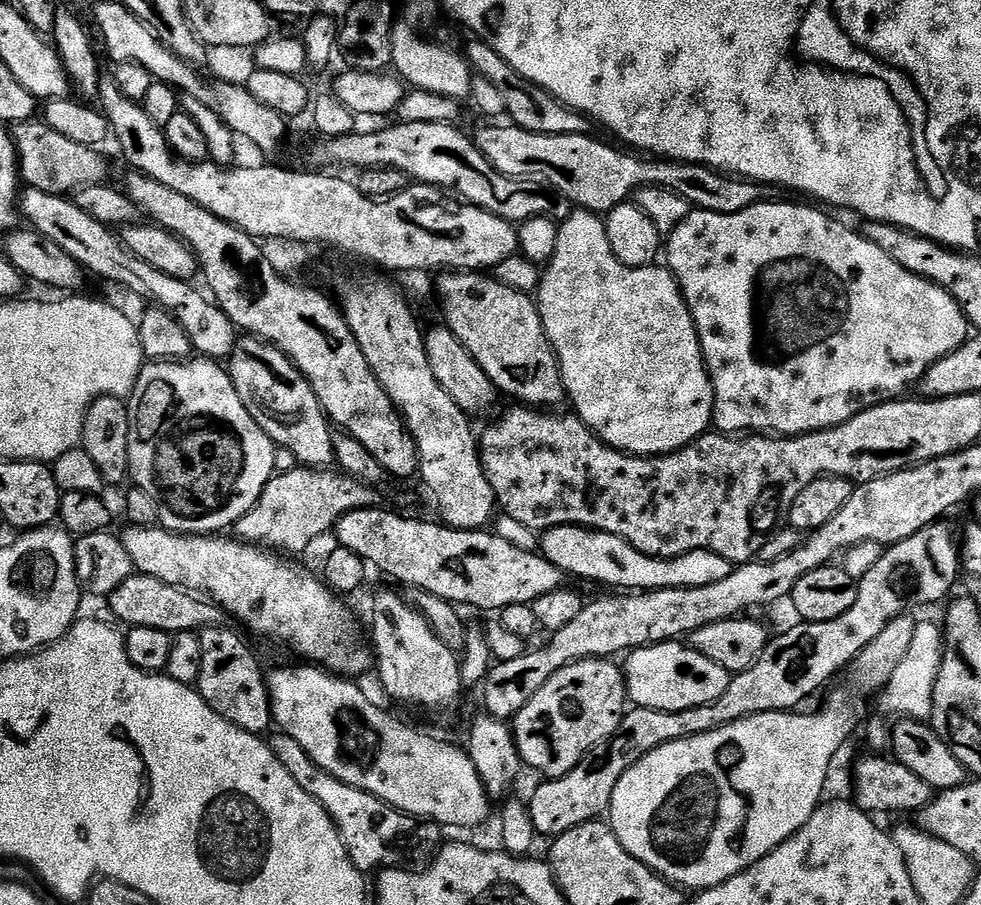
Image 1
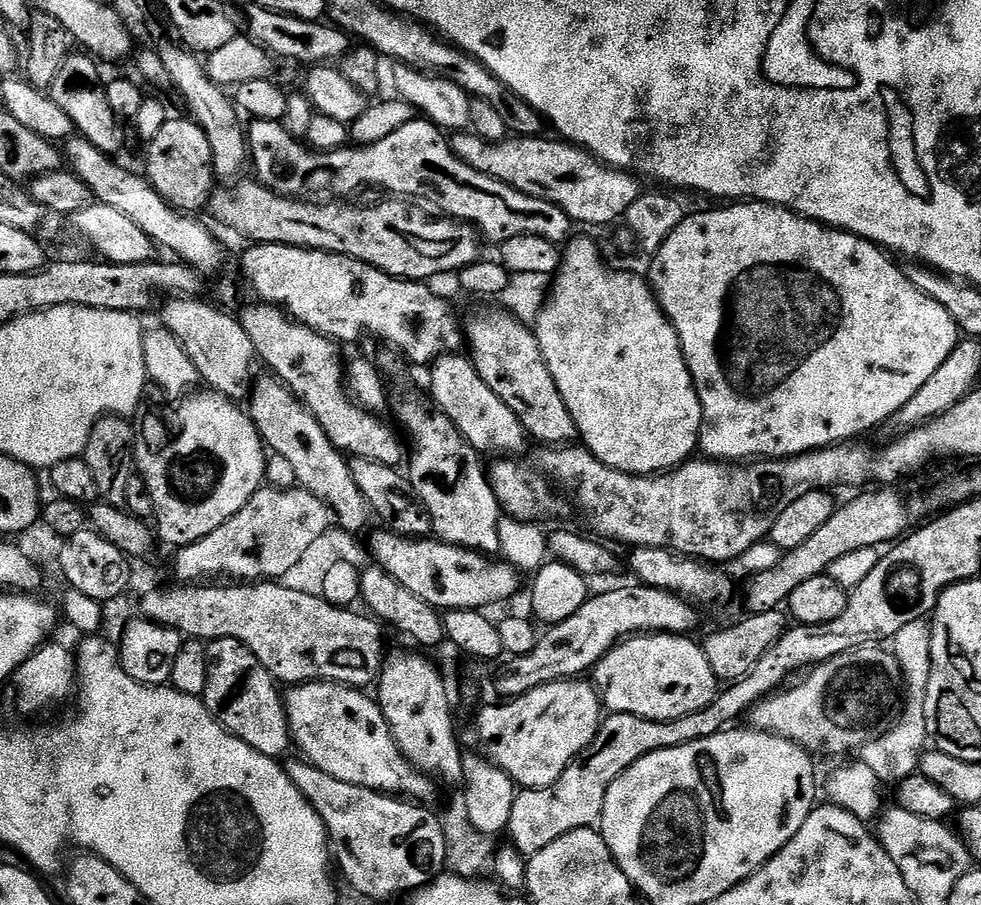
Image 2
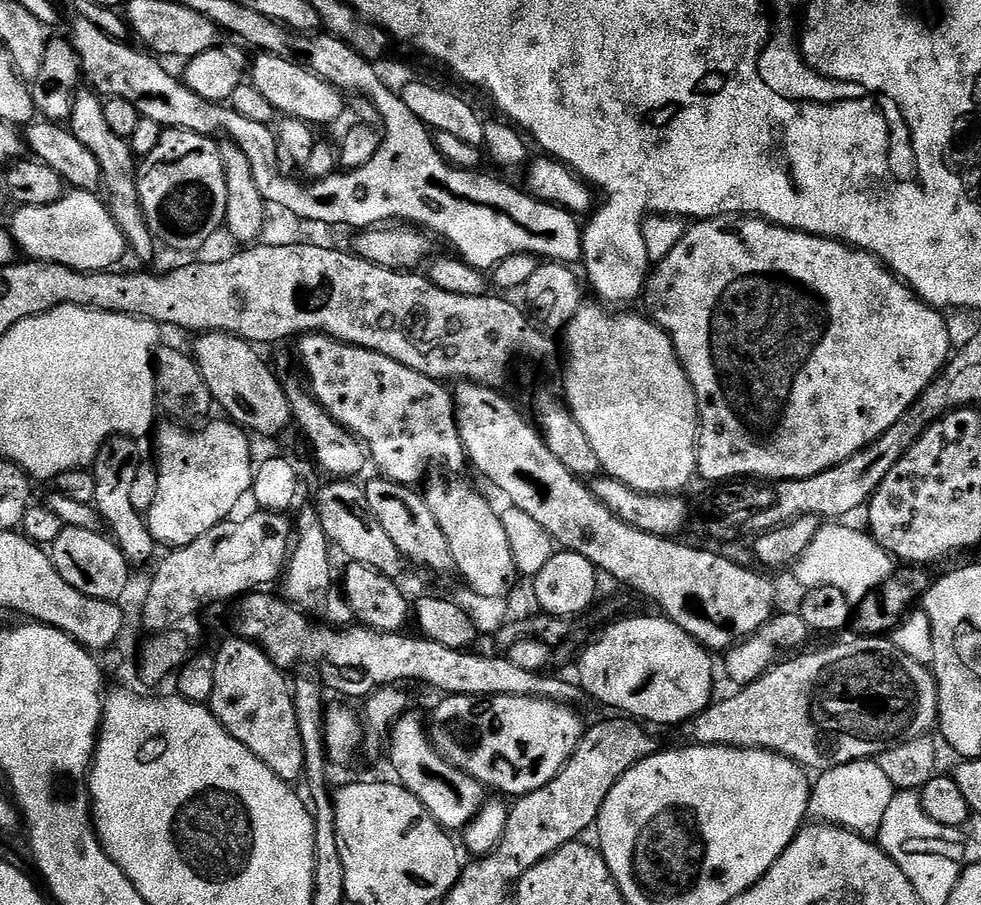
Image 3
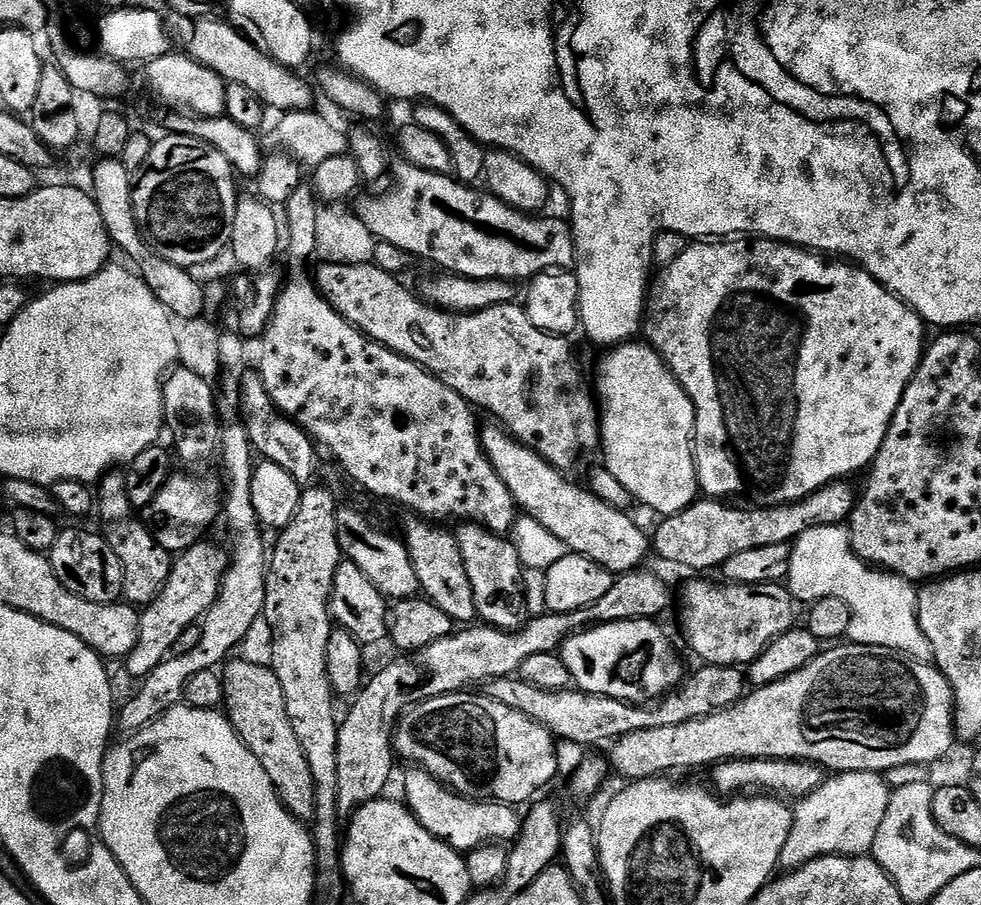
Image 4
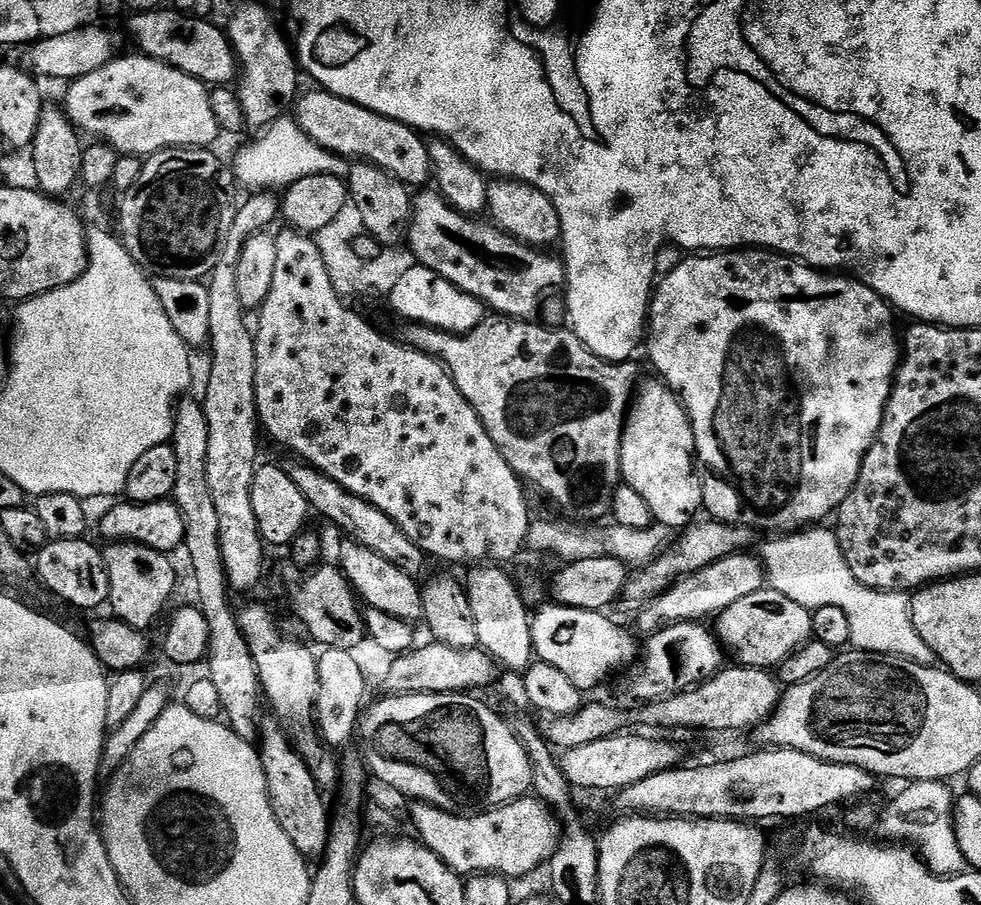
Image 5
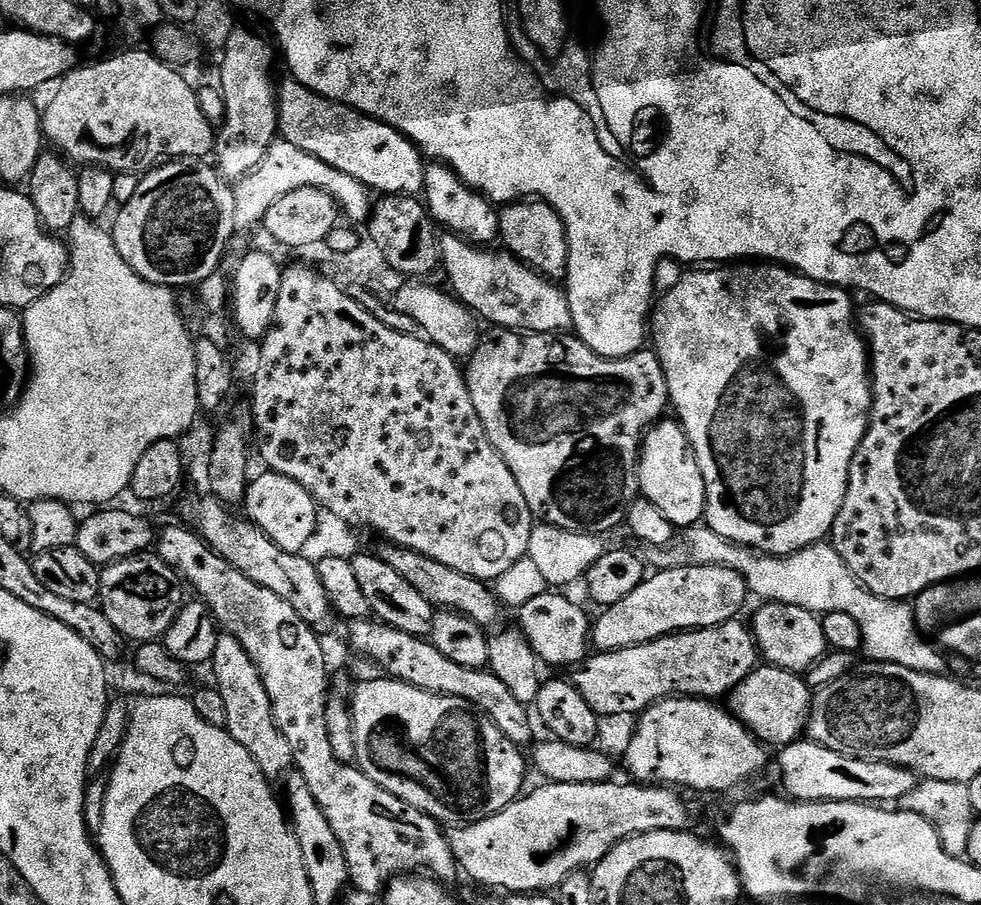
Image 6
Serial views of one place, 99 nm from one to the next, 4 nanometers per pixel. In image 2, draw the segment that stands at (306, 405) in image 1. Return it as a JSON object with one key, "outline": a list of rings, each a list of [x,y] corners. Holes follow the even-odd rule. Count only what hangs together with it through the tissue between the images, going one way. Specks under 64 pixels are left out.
{"outline":[[[264,374],[264,377],[259,380],[260,377],[253,383],[250,393],[250,405],[252,404],[250,415],[260,432],[260,439],[275,455],[286,458],[293,464],[297,485],[312,492],[322,503],[327,504],[332,510],[337,525],[341,524],[348,534],[358,534],[354,532],[362,531],[368,524],[370,509],[362,490],[358,490],[358,485],[354,483],[354,474],[350,474],[350,466],[345,453],[339,452],[334,446],[334,442],[330,442],[330,438],[326,438],[326,430],[322,430],[322,426],[318,426],[318,420],[314,418],[314,414],[310,414],[306,405],[282,381],[271,374]]]}

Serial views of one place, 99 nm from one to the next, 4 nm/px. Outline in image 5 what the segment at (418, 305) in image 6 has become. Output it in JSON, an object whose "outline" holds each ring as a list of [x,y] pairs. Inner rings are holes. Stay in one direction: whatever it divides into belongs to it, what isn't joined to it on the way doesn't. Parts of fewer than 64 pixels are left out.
{"outline":[[[423,266],[407,271],[395,283],[392,292],[387,293],[386,300],[392,303],[393,310],[404,322],[440,328],[444,332],[453,332],[456,336],[464,336],[486,318],[485,306],[474,294],[468,294],[466,290],[454,286],[454,282]]]}

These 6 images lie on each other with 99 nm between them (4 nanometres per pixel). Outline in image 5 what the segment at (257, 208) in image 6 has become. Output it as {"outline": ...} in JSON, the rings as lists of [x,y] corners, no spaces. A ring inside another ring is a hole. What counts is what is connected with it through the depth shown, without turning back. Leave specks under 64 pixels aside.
{"outline":[[[288,114],[281,116],[259,135],[262,137],[249,147],[244,146],[239,150],[234,160],[234,174],[242,185],[250,188],[248,190],[284,190],[288,185],[309,177],[310,174],[328,173],[343,180],[347,179],[351,163],[345,157],[318,144],[304,131],[295,117],[290,117]]]}

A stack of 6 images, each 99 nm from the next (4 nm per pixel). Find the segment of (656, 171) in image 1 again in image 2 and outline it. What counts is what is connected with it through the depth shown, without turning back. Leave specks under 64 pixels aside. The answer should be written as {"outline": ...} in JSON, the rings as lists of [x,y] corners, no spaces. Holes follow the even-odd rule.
{"outline":[[[456,130],[451,133],[450,143],[454,154],[466,166],[474,166],[478,174],[486,174],[522,194],[537,196],[558,206],[577,225],[593,224],[600,228],[614,223],[619,216],[620,219],[627,217],[630,206],[642,195],[639,175],[605,164],[571,142],[544,139],[522,136],[497,142],[468,130]]]}

